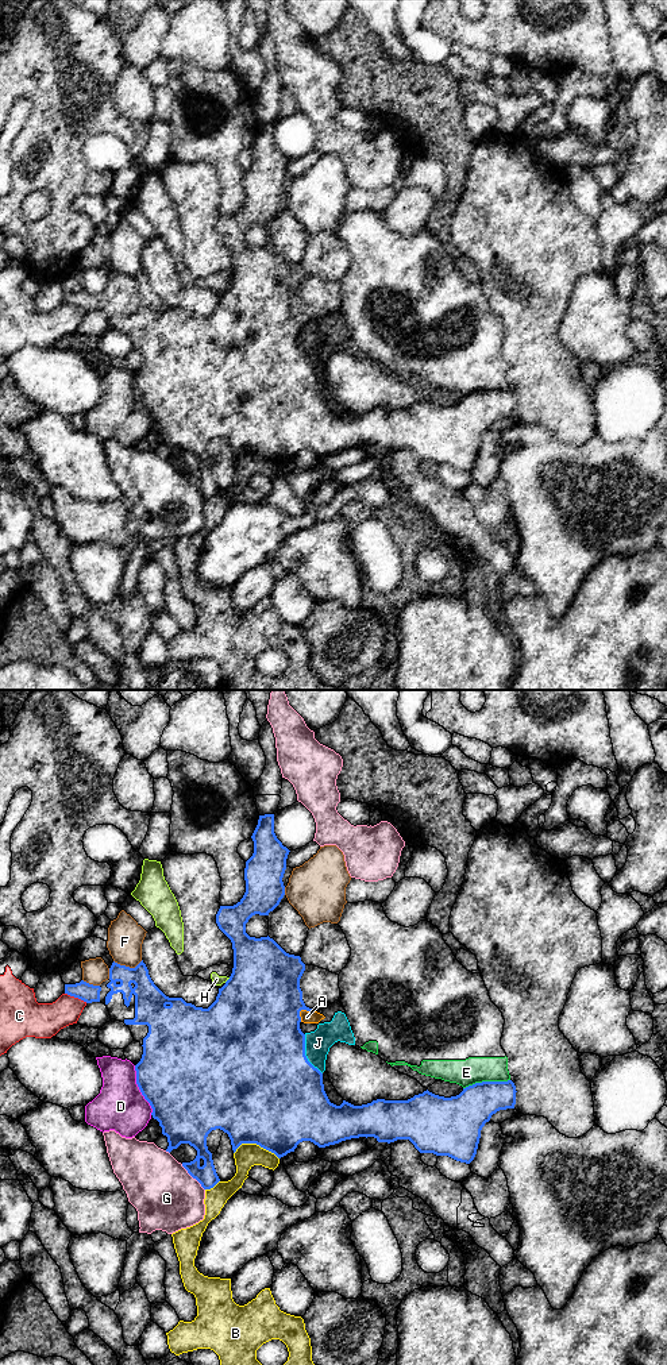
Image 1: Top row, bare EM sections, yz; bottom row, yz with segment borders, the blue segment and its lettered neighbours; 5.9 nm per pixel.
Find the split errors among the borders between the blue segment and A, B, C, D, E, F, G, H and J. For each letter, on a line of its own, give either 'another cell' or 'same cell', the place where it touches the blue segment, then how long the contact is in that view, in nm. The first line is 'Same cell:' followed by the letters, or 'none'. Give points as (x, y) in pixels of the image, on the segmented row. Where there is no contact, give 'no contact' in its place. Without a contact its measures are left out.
Same cell: none
A: another cell | yz (303, 1009) | 120 nm
B: another cell | yz (257, 1144) | 280 nm
C: another cell | yz (76, 997) | 150 nm
D: another cell | yz (139, 1088) | 320 nm
E: another cell | yz (486, 1082) | 280 nm
F: another cell | yz (127, 967) | 180 nm
G: another cell | yz (193, 1178) | 220 nm
H: another cell | yz (228, 979) | 50 nm
J: another cell | yz (304, 1055) | 260 nm

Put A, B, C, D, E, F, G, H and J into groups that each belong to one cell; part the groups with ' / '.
A J / B / C / D / E / F / G / H

